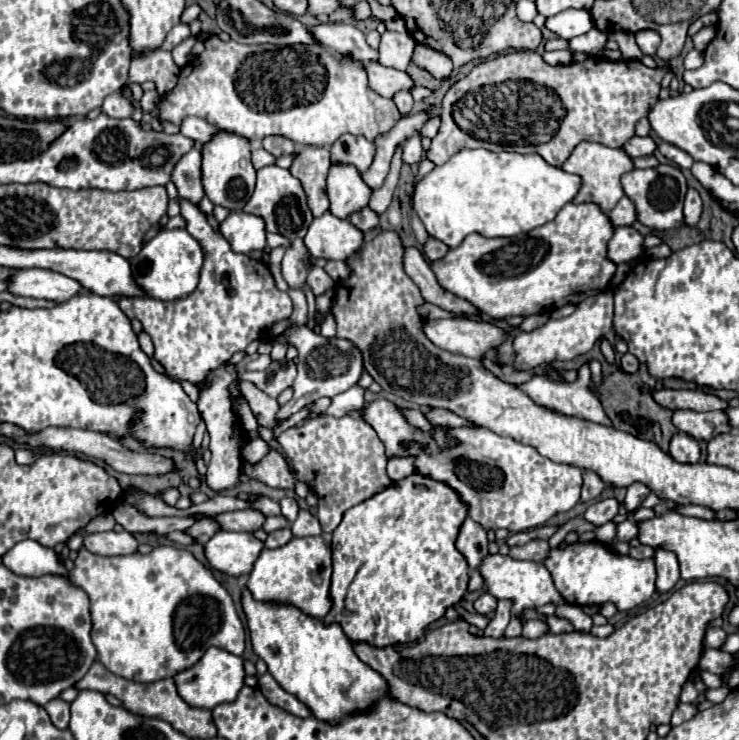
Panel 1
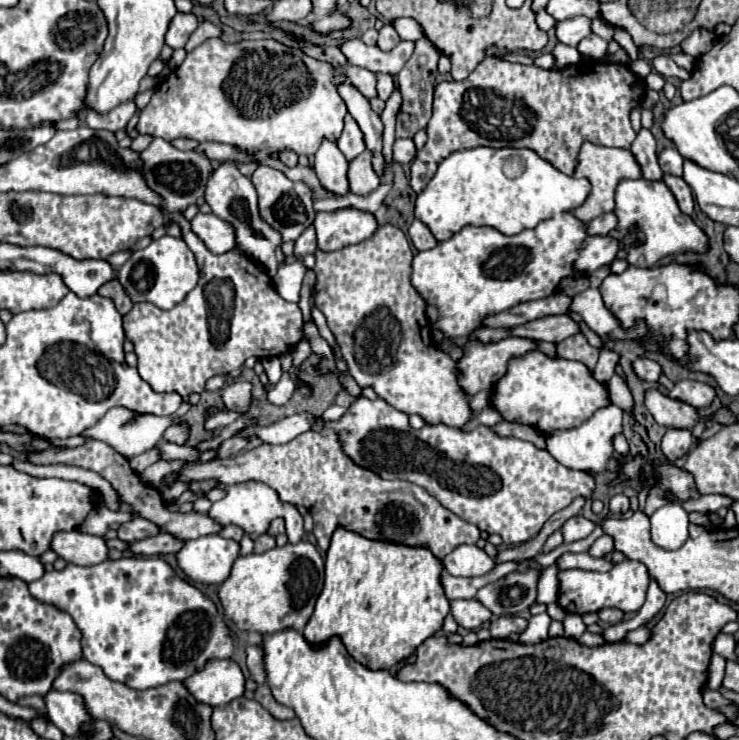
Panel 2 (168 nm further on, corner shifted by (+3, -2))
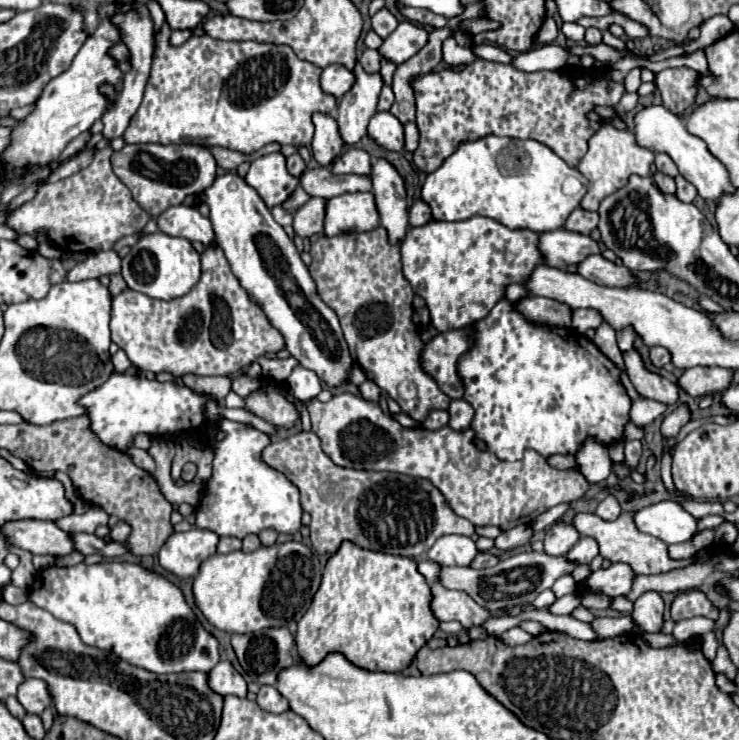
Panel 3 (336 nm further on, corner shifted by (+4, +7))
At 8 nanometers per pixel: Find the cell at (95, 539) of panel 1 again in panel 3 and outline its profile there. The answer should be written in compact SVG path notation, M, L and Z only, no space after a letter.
M14 521L2 531L10 543L32 555L68 555L74 553L74 539L70 533L56 527L54 521Z

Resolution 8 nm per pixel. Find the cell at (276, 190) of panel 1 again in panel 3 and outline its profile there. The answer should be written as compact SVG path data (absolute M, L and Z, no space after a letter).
M270 153L252 161L246 183L258 191L262 201L272 209L292 197L300 179L290 175L282 153Z

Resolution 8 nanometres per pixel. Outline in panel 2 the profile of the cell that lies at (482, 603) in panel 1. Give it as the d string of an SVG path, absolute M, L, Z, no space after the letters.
M451 600L451 614L455 622L467 630L479 630L493 614L477 600Z

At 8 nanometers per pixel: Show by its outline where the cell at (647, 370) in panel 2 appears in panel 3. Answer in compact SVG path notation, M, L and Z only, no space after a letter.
M652 347L650 349L650 361L656 367L664 367L666 363L670 363L670 353L666 349L662 349L662 347Z

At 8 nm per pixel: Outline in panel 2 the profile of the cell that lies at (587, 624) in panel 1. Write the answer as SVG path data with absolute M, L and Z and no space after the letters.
M546 612L531 616L527 630L519 636L521 644L539 644L549 638L548 627L551 623L551 618Z

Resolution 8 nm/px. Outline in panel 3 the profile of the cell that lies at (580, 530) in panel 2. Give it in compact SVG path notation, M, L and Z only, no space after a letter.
M556 521L544 537L544 553L566 555L576 545L578 539L580 539L580 533L574 529L572 523Z

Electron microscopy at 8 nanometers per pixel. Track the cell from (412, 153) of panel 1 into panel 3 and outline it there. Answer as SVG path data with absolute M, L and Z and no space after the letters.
M376 113L368 123L368 135L388 151L404 149L404 129L392 113Z

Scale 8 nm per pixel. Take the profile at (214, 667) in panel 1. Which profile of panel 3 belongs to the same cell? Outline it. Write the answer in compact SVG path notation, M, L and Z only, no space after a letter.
M220 661L208 673L208 685L218 695L238 695L246 697L246 681L244 677L232 667L230 661Z

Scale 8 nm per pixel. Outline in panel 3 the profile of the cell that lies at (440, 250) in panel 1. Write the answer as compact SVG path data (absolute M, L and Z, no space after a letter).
M416 199L414 205L410 207L410 225L412 225L412 227L422 227L422 225L426 225L426 223L430 223L430 221L432 221L430 207L428 207L424 201Z

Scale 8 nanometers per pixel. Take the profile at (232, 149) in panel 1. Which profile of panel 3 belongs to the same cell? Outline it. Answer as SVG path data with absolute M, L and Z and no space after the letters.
M224 173L224 175L216 175L214 183L200 195L200 201L204 201L210 207L210 221L214 225L216 245L224 247L224 255L226 255L234 275L240 279L242 287L250 293L250 297L258 305L262 305L270 323L284 335L286 349L290 351L290 355L296 357L302 367L314 371L330 387L344 383L348 369L352 367L352 357L348 353L348 345L344 341L338 317L318 297L316 285L308 273L308 267L302 263L294 241L286 235L284 227L274 221L270 209L264 205L262 197L256 193L256 189L252 189L246 183L246 179L240 177L238 173Z

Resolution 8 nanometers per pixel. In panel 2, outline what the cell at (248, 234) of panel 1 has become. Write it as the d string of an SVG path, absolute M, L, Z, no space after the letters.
M197 212L191 218L191 232L211 250L213 254L223 254L235 248L233 242L233 226L217 218L215 214L201 214Z

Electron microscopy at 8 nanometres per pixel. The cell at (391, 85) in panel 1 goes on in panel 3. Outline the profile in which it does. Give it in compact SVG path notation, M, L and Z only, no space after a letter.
M328 65L322 71L322 89L326 93L336 95L338 99L342 99L342 95L356 83L354 71L344 67L344 65Z

